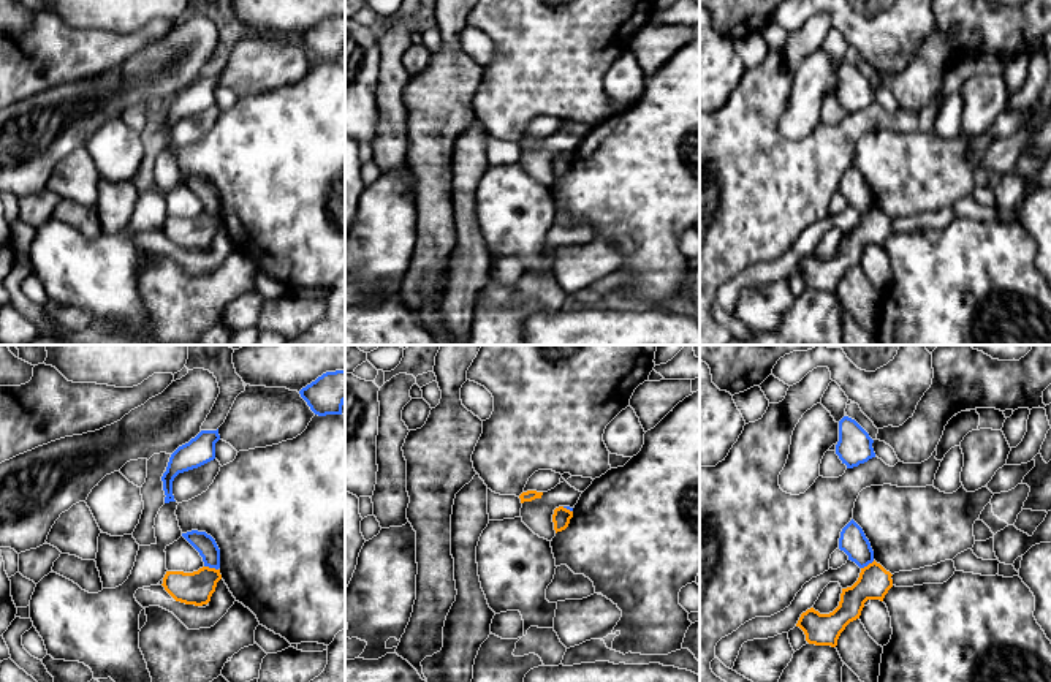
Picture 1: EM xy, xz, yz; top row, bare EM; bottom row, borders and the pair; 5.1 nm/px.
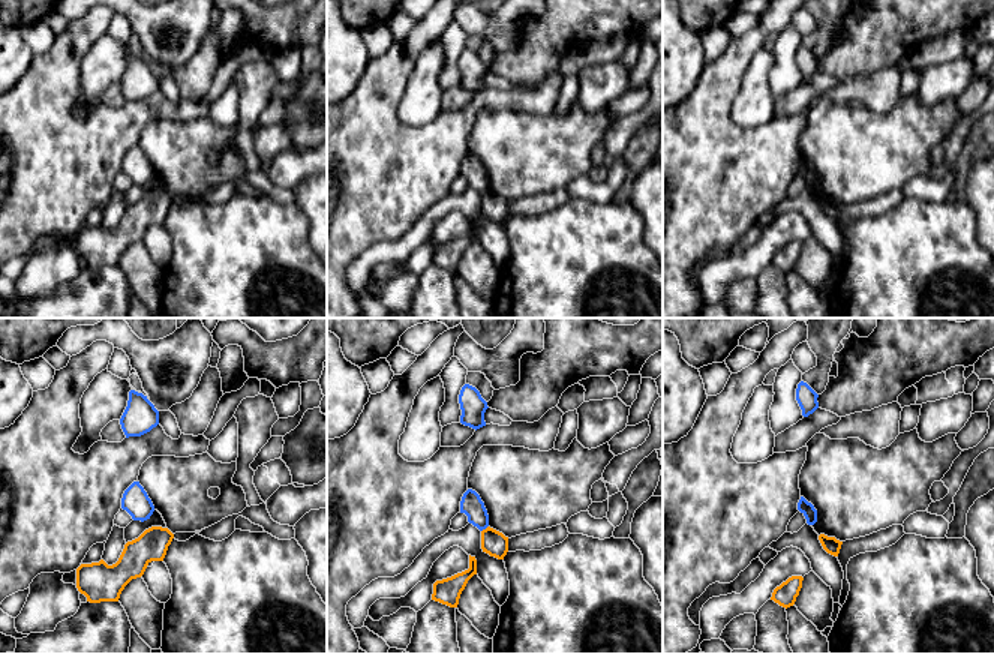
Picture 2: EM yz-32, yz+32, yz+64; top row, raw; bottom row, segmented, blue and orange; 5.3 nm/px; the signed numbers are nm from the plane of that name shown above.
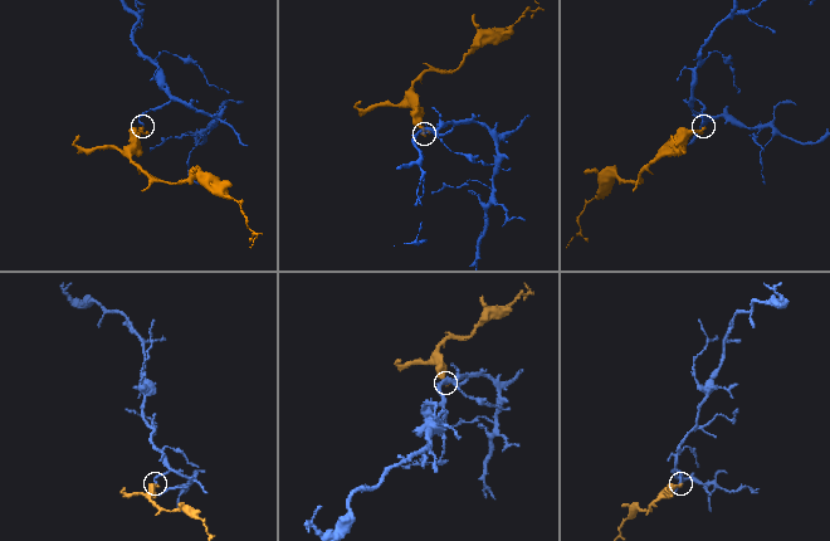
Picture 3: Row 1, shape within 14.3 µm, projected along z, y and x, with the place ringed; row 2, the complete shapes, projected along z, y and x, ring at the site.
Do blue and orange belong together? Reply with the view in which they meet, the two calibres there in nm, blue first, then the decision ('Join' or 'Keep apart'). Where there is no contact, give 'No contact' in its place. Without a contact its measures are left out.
Touches blue in xy. Thickness 100 nm (blue) against 170 nm. Keep apart

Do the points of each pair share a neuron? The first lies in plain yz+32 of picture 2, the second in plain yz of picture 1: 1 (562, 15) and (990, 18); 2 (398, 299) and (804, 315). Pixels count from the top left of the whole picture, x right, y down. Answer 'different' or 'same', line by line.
1: same
2: different

